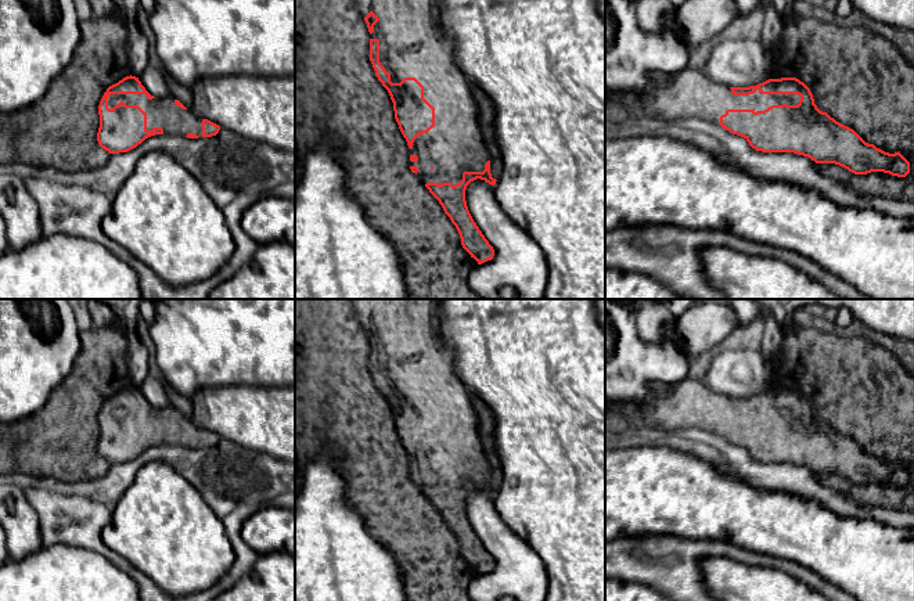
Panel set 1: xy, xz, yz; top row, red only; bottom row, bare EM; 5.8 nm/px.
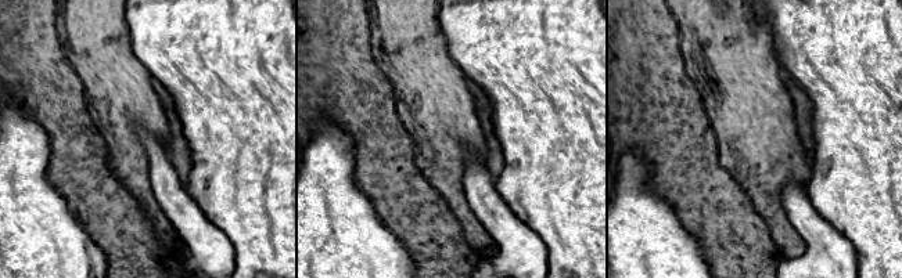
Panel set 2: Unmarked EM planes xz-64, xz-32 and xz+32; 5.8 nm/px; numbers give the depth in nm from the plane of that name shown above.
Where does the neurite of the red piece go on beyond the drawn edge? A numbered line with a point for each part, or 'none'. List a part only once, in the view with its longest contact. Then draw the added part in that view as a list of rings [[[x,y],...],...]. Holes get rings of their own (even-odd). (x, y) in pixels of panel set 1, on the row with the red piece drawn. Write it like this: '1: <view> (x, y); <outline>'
1: xz (411, 42); [[[356,0],[361,17],[373,11],[379,21],[374,25],[370,39],[379,40],[379,62],[391,73],[392,83],[400,83],[404,78],[415,78],[424,86],[424,98],[435,108],[435,126],[420,134],[410,150],[410,155],[418,159],[410,162],[417,166],[417,176],[427,183],[451,183],[463,180],[464,172],[483,172],[490,155],[483,144],[483,136],[478,120],[478,107],[469,91],[469,82],[456,64],[451,43],[440,26],[443,0]]]

